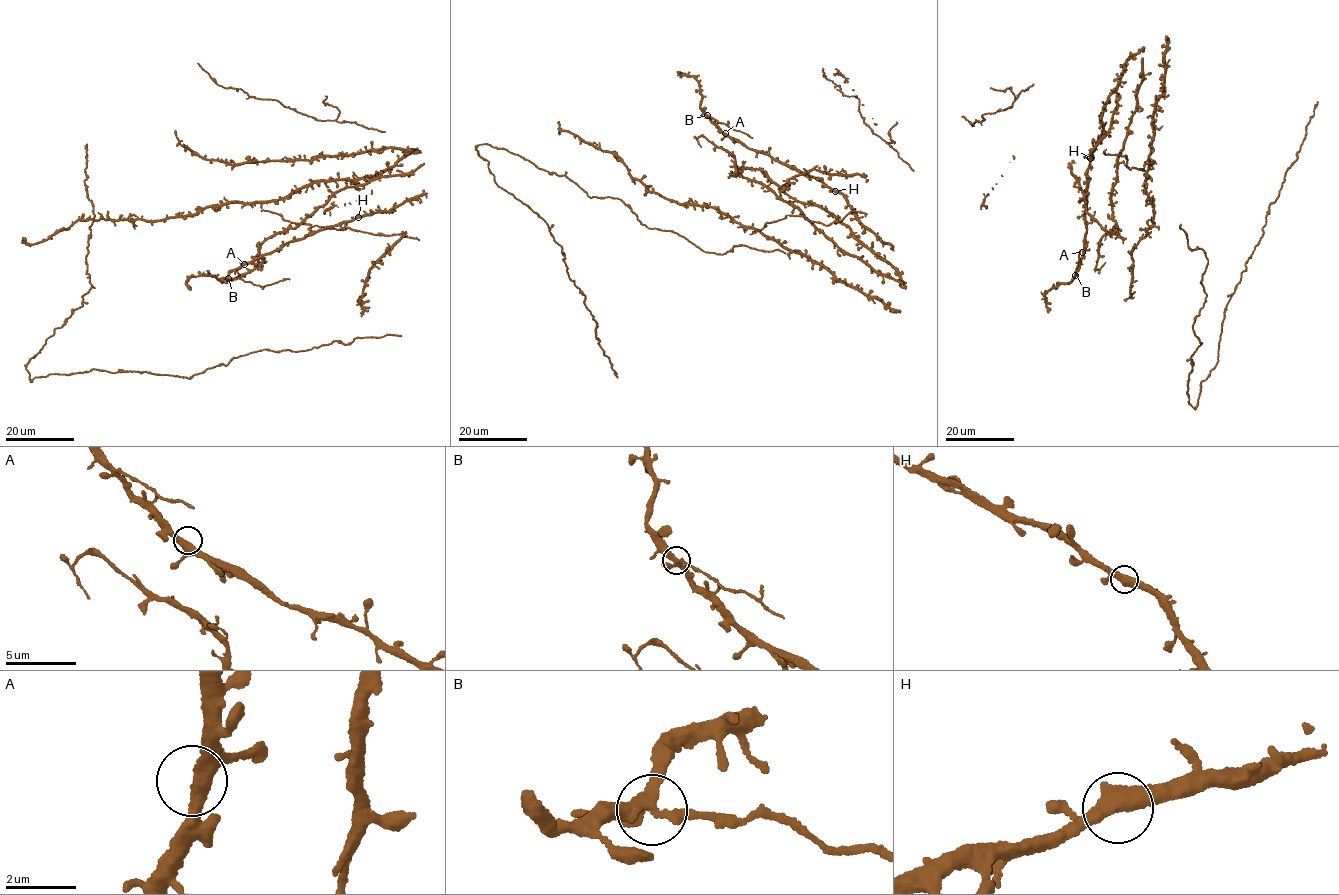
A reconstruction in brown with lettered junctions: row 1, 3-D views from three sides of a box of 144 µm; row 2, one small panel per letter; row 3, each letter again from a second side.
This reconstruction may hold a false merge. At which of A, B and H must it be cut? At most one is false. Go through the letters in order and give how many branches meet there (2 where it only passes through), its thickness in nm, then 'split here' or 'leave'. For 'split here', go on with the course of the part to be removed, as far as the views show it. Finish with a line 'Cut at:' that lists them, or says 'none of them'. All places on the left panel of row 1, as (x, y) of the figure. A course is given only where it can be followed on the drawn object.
A: 3 | 380 nm | leave
B: 3 | 340 nm | split here | (227, 277), (264, 286), (289, 279)
H: 3 | 440 nm | leave
Cut at: B

